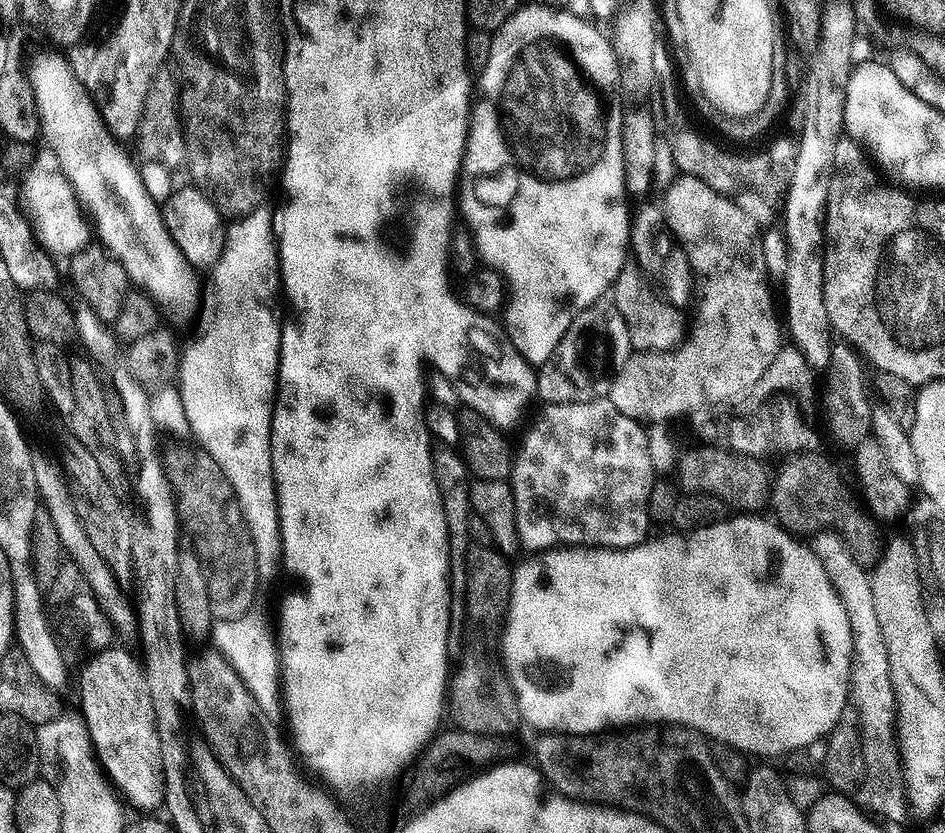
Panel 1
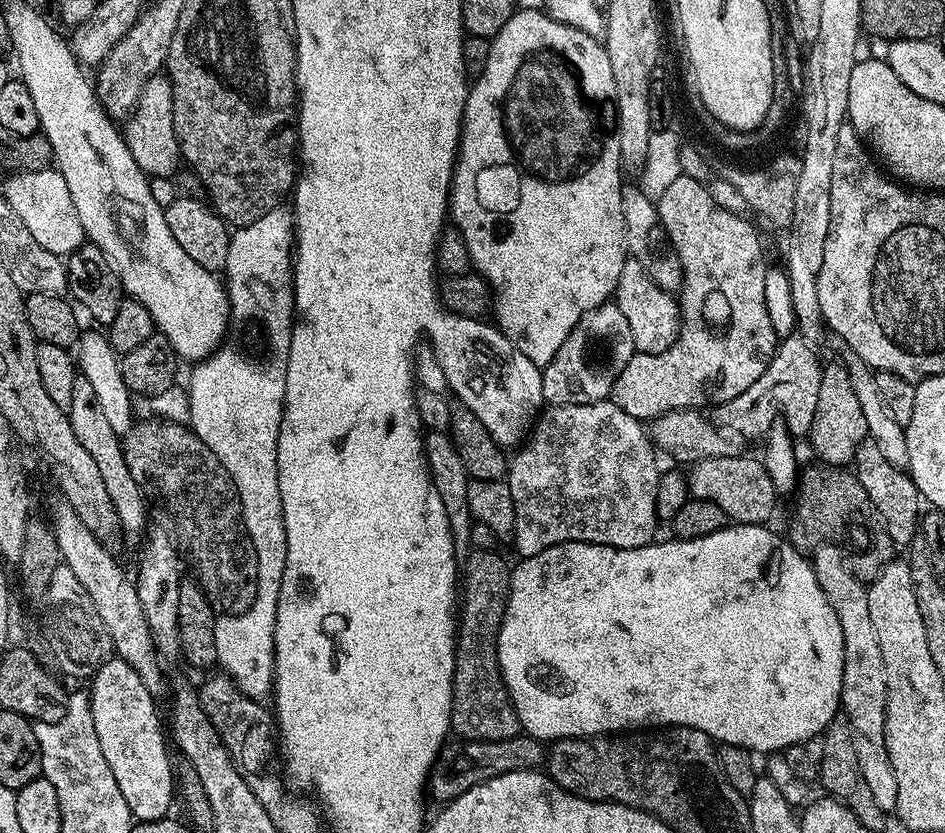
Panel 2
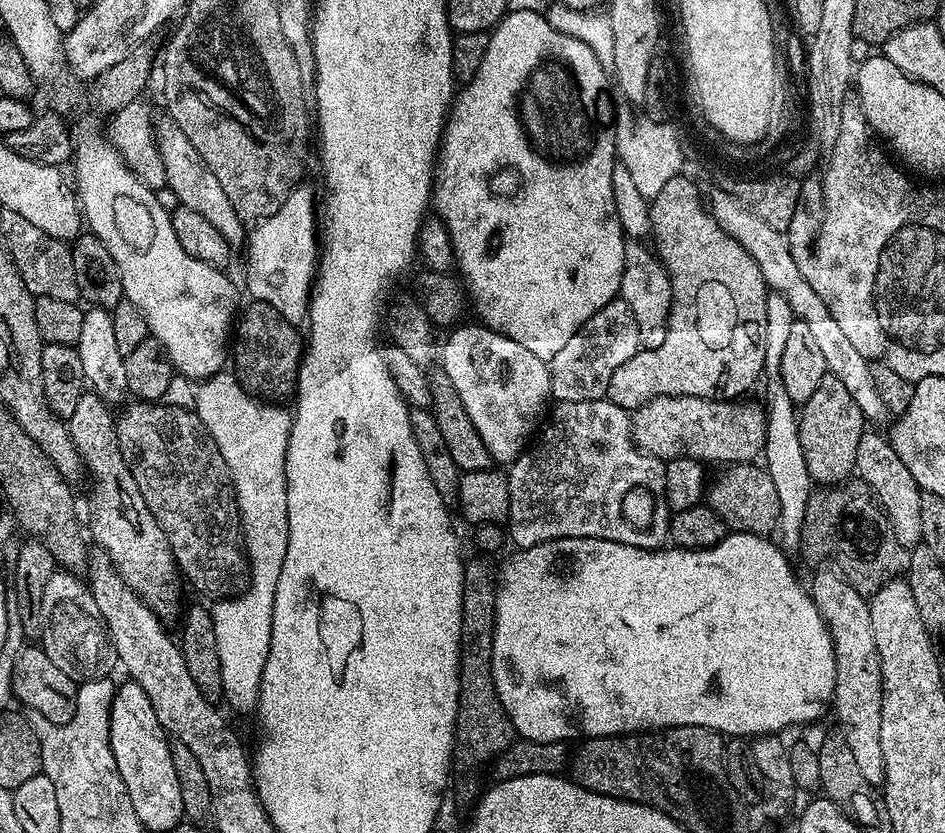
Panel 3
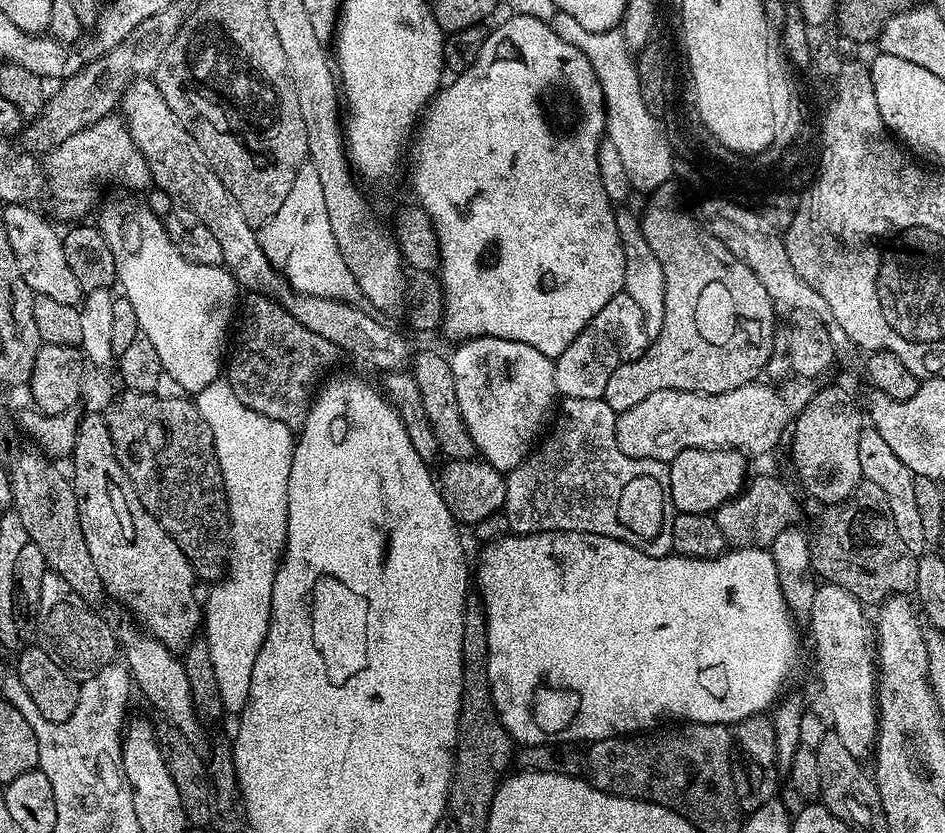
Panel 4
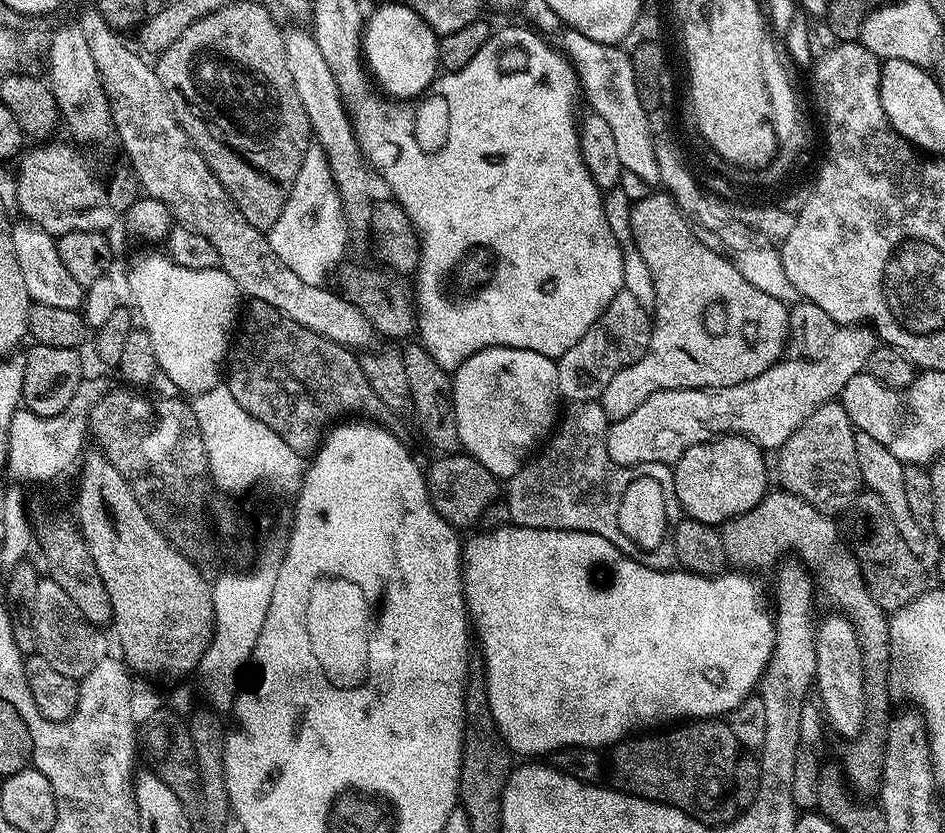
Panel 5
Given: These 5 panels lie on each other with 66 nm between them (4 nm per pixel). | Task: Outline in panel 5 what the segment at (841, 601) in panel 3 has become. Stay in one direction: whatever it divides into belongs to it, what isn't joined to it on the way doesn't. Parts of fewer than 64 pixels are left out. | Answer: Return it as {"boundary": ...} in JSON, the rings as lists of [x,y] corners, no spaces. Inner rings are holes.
{"boundary":[[[828,614],[816,628],[815,691],[820,691],[819,703],[843,738],[855,738],[866,727],[866,701],[864,699],[864,659],[860,653],[858,634],[851,620],[843,614]]]}

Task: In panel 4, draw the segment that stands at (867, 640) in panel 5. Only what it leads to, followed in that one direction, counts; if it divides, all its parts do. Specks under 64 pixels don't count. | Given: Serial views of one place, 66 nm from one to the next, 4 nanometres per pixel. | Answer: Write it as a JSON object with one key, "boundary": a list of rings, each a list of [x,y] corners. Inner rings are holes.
{"boundary":[[[753,475],[751,479],[745,483],[744,489],[742,489],[733,500],[727,500],[726,503],[720,508],[717,508],[714,513],[725,541],[727,541],[733,549],[771,546],[774,538],[778,534],[782,534],[782,532],[795,521],[792,520],[796,516],[795,494],[776,476],[755,476],[756,475]]]}

